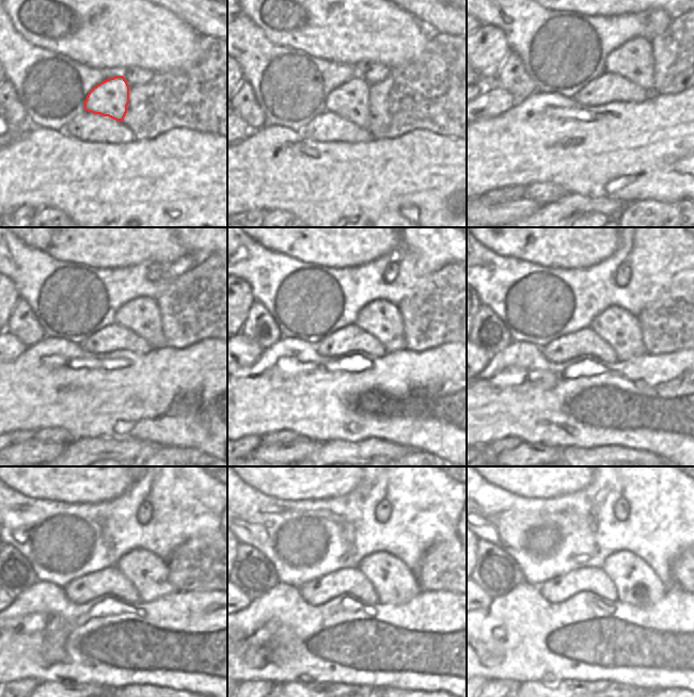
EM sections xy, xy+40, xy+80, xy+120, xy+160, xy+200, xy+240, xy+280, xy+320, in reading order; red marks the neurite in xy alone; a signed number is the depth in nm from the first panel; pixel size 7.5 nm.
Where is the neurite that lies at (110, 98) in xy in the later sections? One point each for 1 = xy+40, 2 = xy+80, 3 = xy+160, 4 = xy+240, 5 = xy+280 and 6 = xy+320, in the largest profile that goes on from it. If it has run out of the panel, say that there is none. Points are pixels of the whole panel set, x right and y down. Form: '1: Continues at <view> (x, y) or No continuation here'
1: Continues at xy+40 (350, 99)
2: Continues at xy+80 (608, 78)
3: Continues at xy+160 (380, 318)
4: Continues at xy+240 (148, 573)
5: Continues at xy+280 (394, 583)
6: Continues at xy+320 (636, 584).

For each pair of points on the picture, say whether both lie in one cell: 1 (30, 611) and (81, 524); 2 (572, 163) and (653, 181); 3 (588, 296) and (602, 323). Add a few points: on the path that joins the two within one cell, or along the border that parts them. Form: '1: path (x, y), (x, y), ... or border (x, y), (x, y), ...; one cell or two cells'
1: border (37, 579), (54, 583), (62, 588); two cells
2: path (594, 164), (637, 168); one cell
3: border (621, 307), (605, 307), (588, 326); two cells

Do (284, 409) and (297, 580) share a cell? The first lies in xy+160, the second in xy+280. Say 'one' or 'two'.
two

